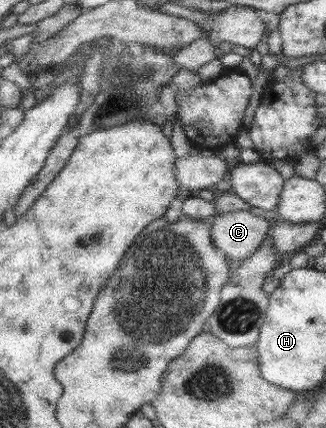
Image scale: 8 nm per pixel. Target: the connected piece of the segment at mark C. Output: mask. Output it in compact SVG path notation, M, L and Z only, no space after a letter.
M247 210L214 215L211 236L214 246L229 259L244 260L264 242L269 222Z

